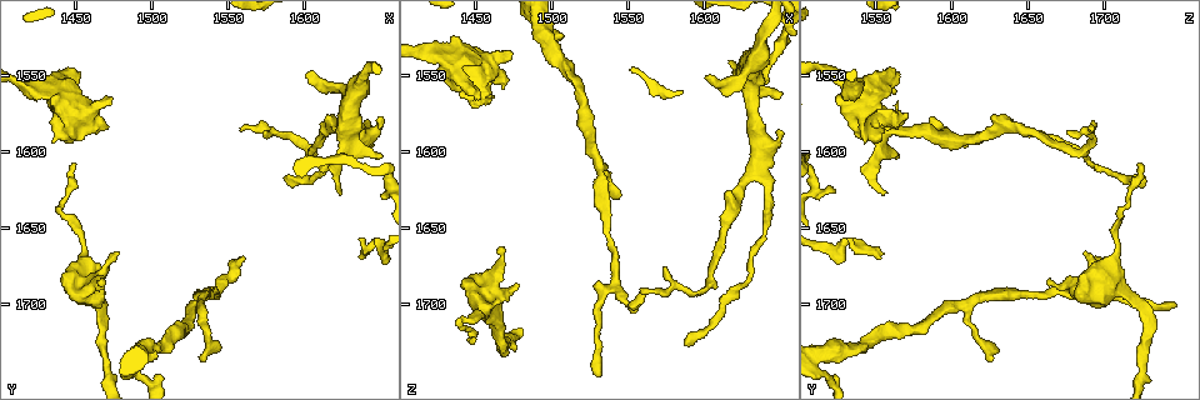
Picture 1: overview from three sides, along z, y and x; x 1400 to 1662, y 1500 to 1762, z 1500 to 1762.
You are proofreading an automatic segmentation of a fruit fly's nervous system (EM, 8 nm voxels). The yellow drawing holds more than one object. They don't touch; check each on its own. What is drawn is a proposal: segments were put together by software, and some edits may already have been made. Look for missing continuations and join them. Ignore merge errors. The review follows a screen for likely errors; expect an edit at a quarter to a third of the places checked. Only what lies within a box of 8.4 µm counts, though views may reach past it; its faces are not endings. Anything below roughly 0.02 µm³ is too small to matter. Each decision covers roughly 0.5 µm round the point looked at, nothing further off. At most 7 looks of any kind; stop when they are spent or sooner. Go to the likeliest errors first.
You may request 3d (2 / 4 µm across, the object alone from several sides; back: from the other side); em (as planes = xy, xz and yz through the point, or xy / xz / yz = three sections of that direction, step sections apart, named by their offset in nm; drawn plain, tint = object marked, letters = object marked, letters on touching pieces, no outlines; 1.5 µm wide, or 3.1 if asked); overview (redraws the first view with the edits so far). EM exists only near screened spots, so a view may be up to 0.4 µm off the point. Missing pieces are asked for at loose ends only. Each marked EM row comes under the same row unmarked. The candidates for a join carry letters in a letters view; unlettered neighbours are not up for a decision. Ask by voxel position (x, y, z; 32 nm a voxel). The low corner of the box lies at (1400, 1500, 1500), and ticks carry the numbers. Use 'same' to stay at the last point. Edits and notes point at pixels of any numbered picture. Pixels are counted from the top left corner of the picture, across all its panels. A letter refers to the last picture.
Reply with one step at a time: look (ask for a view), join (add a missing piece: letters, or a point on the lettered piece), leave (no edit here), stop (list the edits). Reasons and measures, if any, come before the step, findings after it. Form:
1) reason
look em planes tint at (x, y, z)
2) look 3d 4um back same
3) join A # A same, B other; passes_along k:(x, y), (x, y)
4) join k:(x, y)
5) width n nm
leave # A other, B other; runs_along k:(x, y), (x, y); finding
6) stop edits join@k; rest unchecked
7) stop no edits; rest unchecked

look 3d 2um at (1622, 1628, 1558)

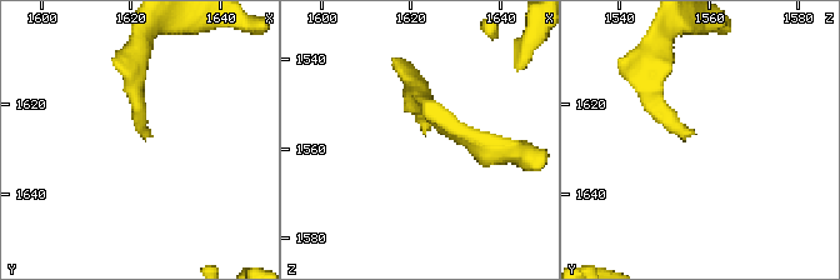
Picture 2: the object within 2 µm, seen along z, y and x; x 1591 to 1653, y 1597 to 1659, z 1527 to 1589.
look em planes letters at (1623, 1627, 1556)

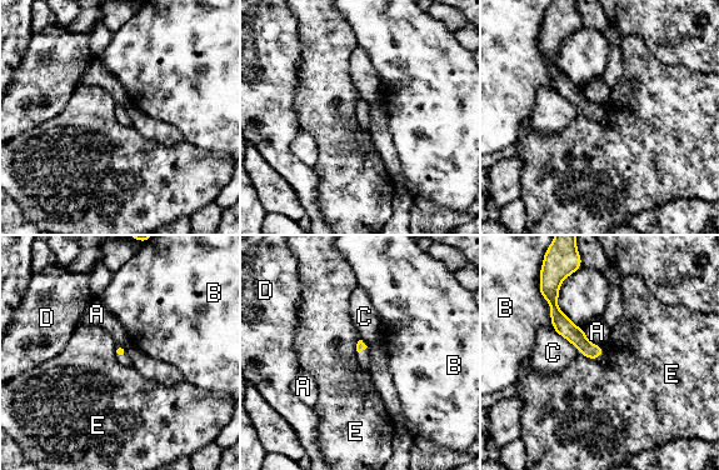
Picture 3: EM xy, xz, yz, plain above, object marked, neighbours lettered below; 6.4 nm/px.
leave # A other, B other, C other, D other, E other; border 3:(580, 353), (594, 360); no lettered piece goes on from it

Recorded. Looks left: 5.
thin end
look em planes tint at (1588, 1618, 1726)

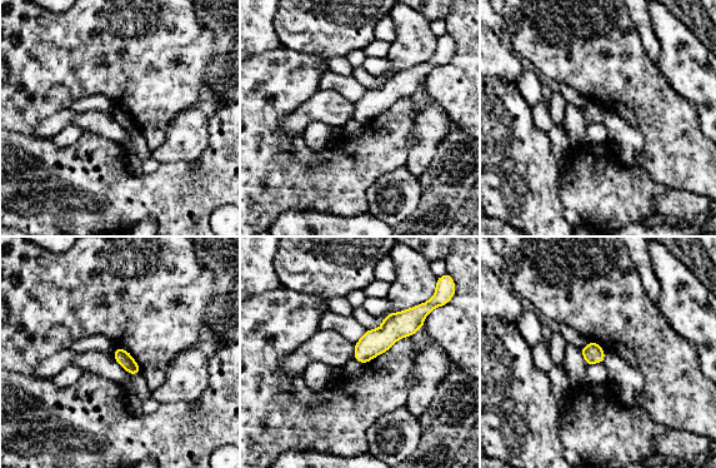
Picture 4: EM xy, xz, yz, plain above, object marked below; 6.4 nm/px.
look em planes letters same

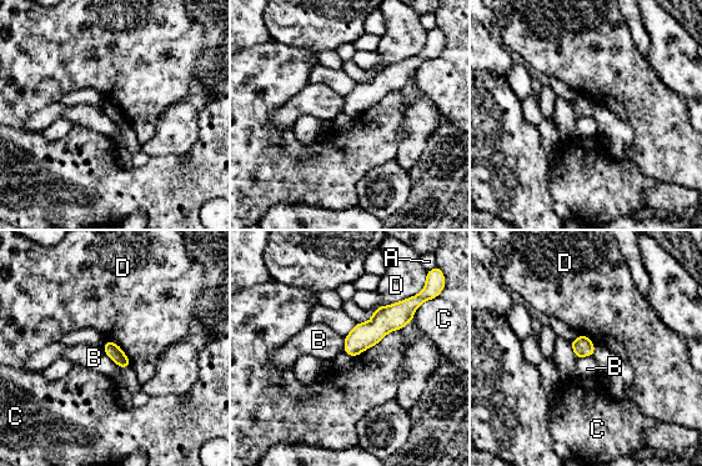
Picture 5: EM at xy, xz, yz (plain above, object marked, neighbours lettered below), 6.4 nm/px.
width 100 nm
leave # A other, B other, C other, D other; runs_along 5:(407, 302), (346, 349); no lettered piece goes on from it

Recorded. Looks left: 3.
an open end
look 3d 2um at (1466, 1684, 1664)

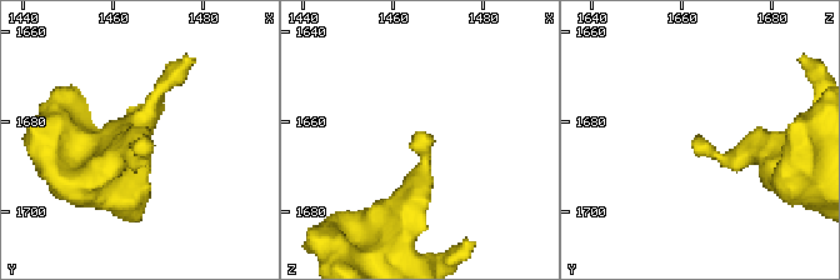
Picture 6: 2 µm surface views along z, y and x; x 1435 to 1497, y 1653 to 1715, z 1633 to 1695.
need the tissue
look em planes tint at (1465, 1684, 1663)

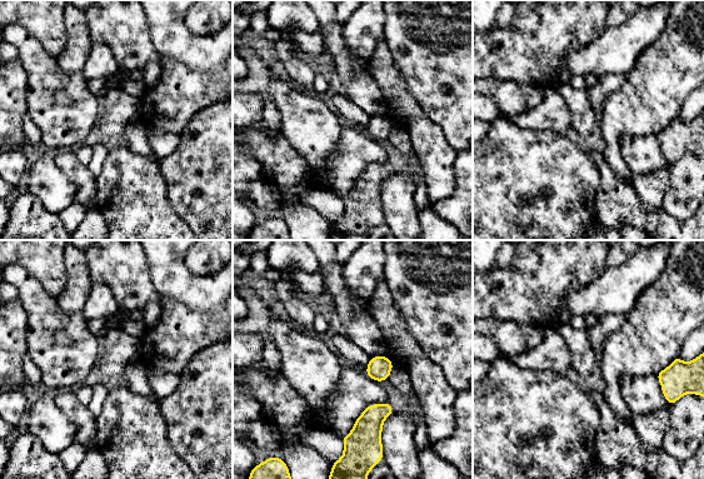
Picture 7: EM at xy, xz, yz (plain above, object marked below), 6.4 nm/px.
look em planes letters same

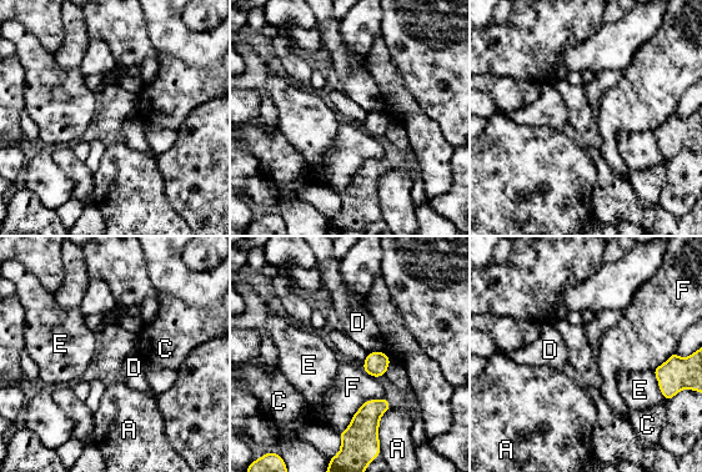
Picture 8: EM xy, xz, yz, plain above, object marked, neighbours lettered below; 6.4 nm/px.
leave # A other, C other, D other, E other, F other; none of them fits

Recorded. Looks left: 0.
stop no edits; rest unchecked

